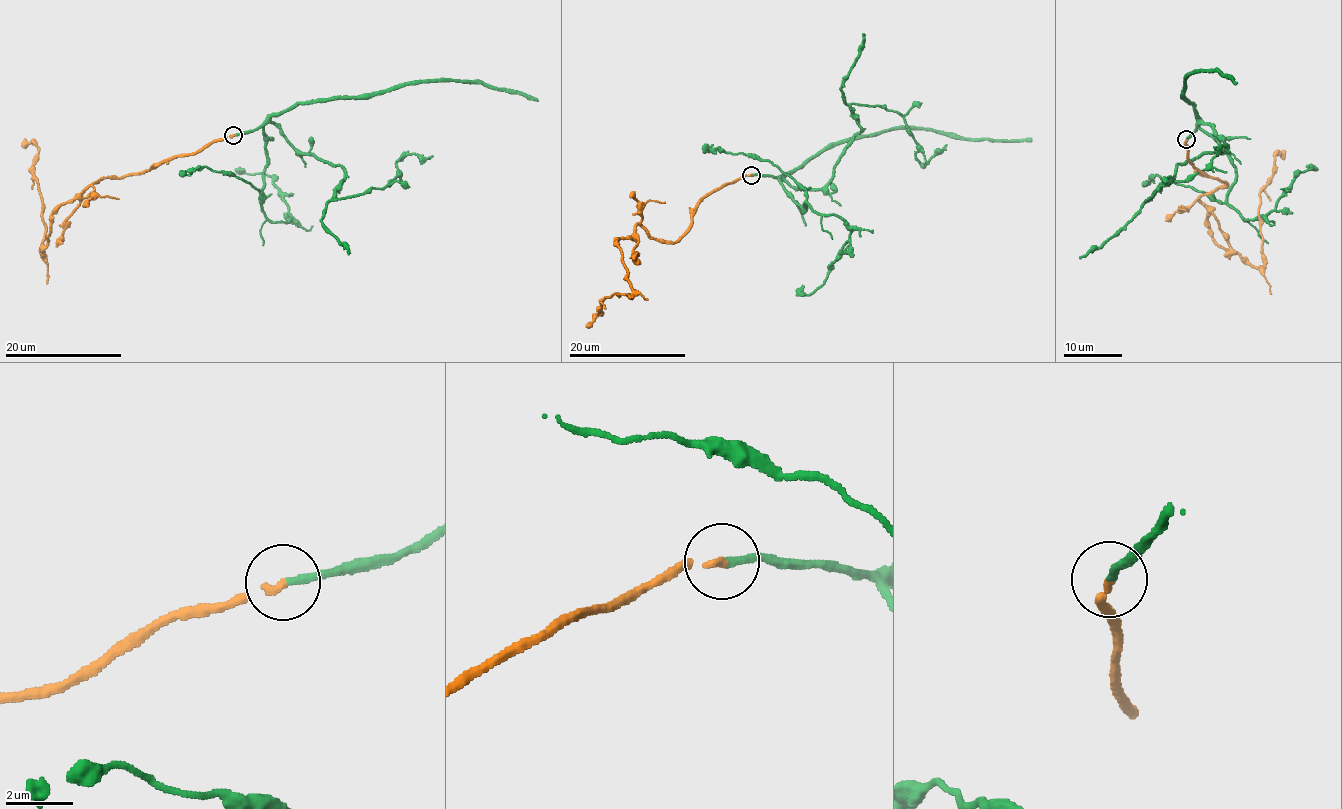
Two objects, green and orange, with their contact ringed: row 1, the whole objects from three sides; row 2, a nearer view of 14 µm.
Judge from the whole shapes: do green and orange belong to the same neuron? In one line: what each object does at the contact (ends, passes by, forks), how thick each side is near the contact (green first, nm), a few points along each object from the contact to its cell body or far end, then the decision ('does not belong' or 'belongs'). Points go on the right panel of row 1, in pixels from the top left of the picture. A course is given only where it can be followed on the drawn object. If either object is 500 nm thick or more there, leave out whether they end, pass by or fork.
green ends; orange ends; calibres 240 and 200 nm; course green (1186, 140), (1206, 123), (1219, 148), (1179, 163), (1147, 201), (1162, 185), (1187, 181), (1226, 147), (1214, 147); course orange (1186, 140), (1190, 163), (1227, 185), (1199, 198), (1214, 241), (1256, 267), (1259, 192), (1283, 157); belongs

